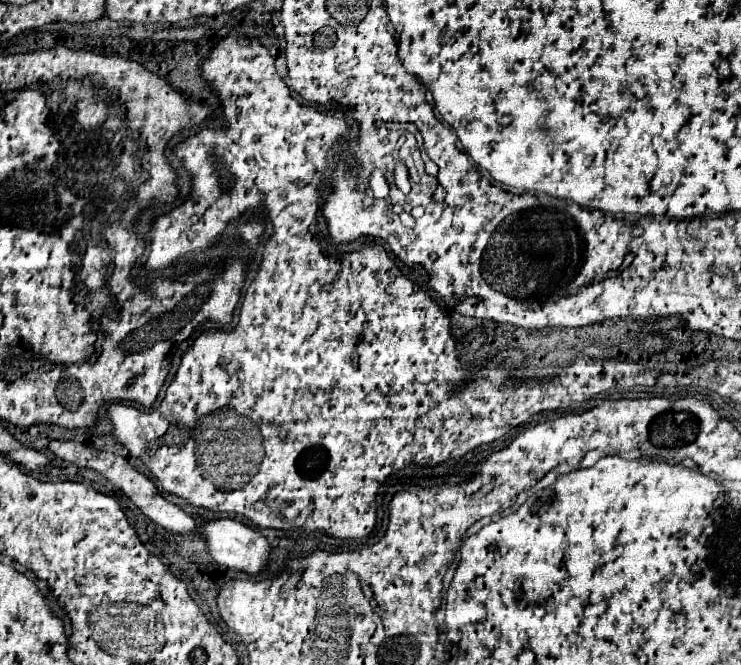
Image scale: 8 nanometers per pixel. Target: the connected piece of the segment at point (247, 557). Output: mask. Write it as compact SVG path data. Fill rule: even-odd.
M222 518L222 520L212 520L202 524L200 520L196 520L198 524L198 534L206 538L206 544L210 548L210 556L224 568L236 568L242 572L248 572L252 576L258 576L268 560L270 560L270 552L272 546L268 544L266 536L262 536L260 532L248 528L246 524L238 522L238 520L230 520L230 518Z

